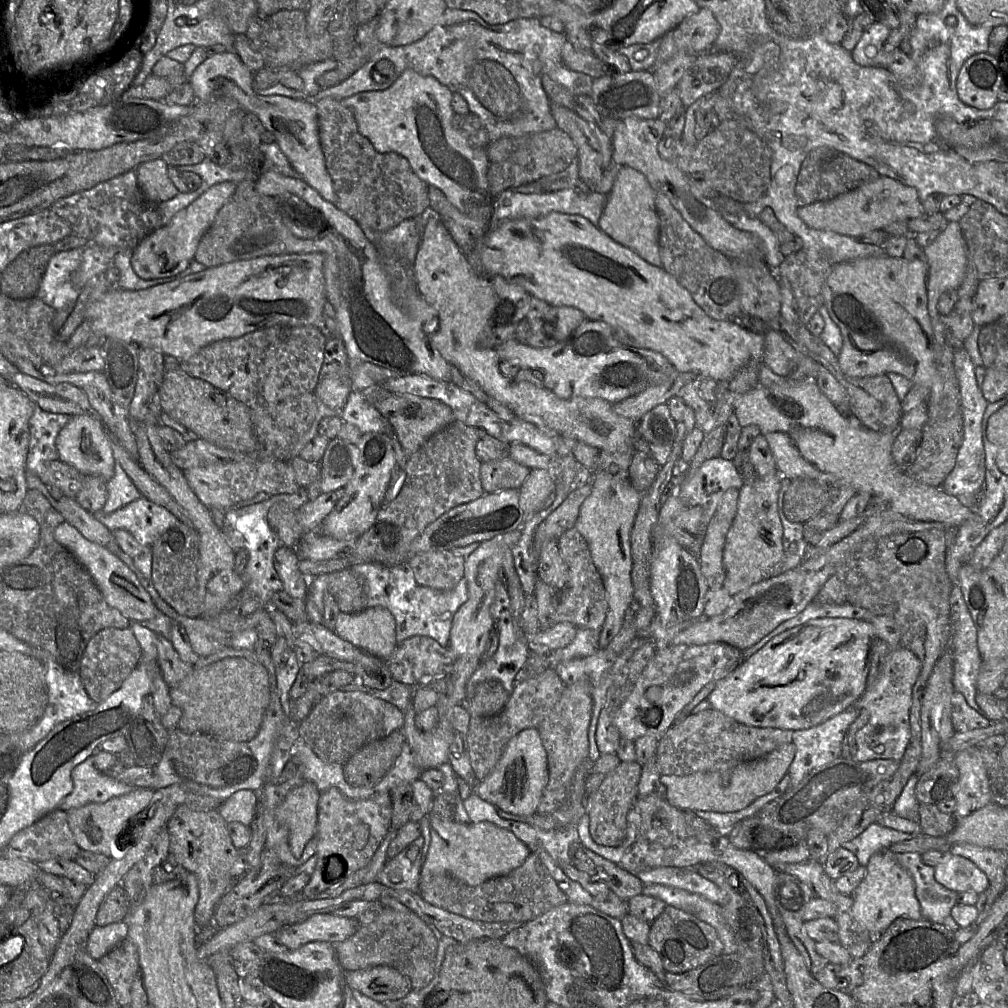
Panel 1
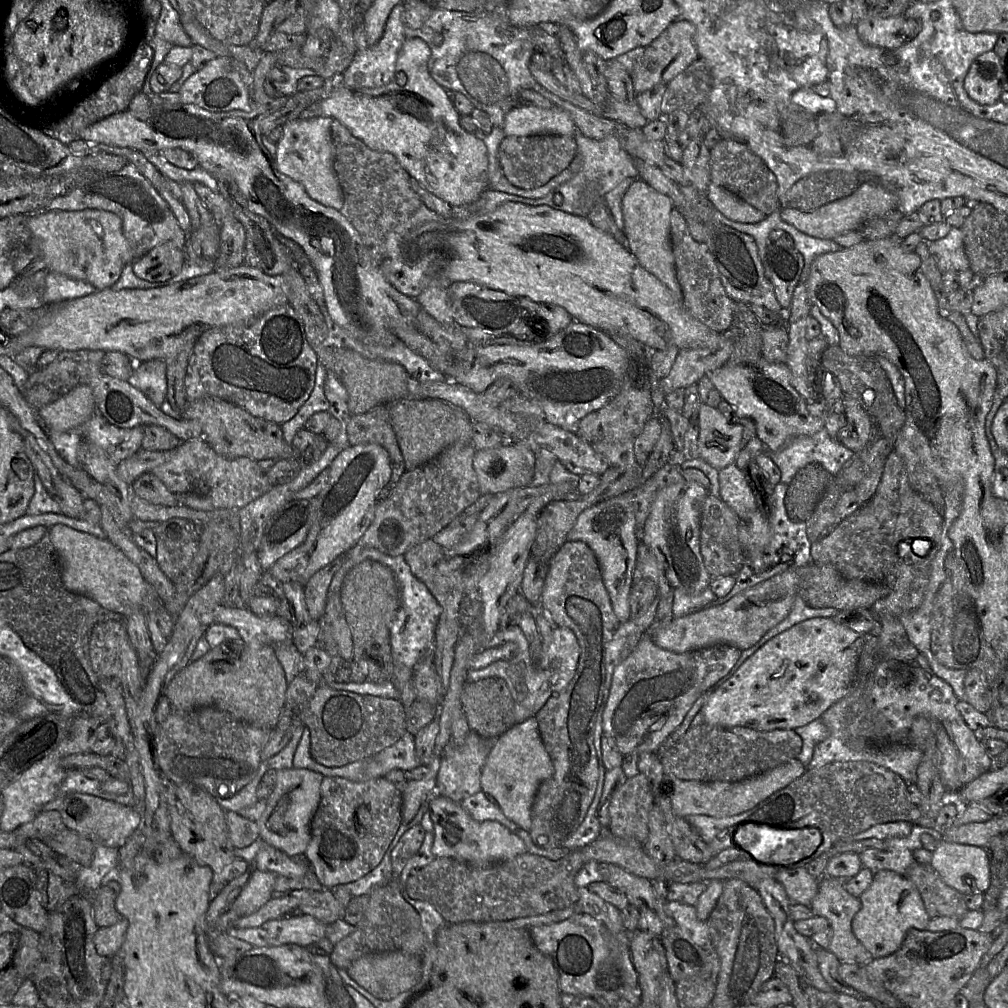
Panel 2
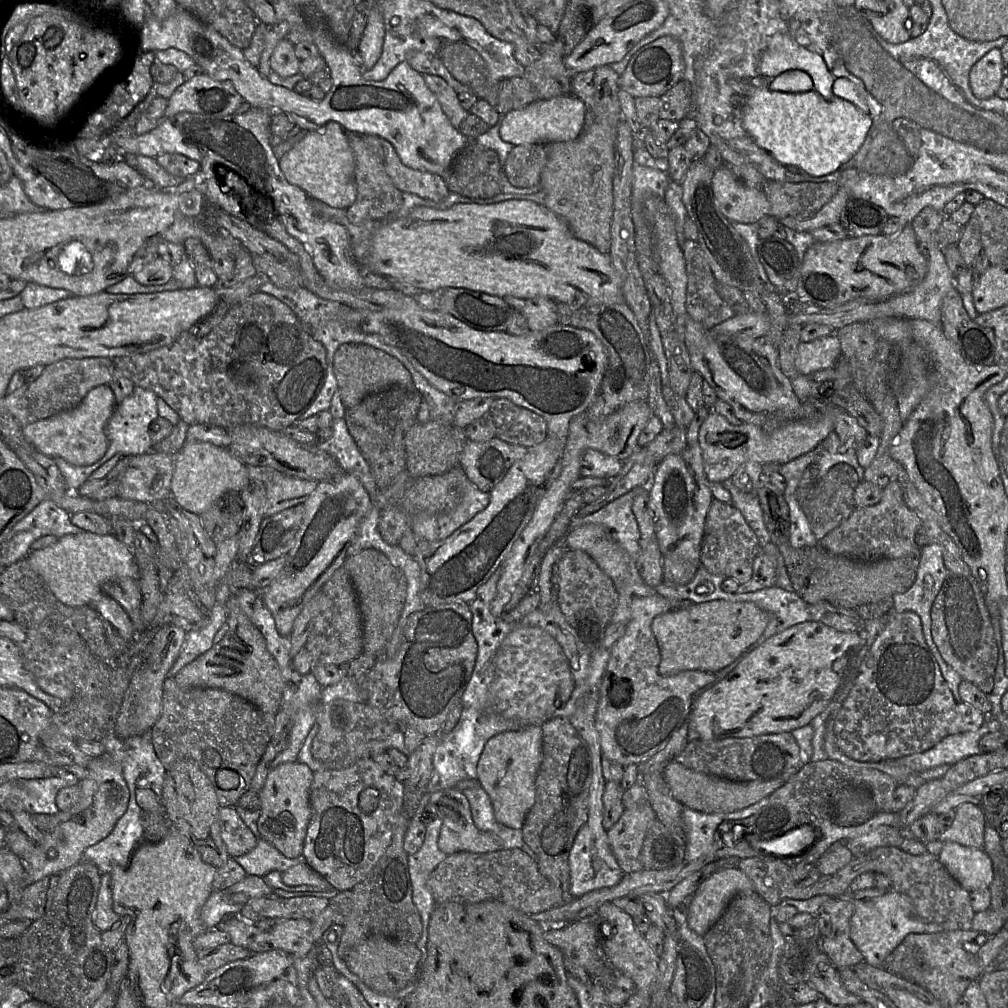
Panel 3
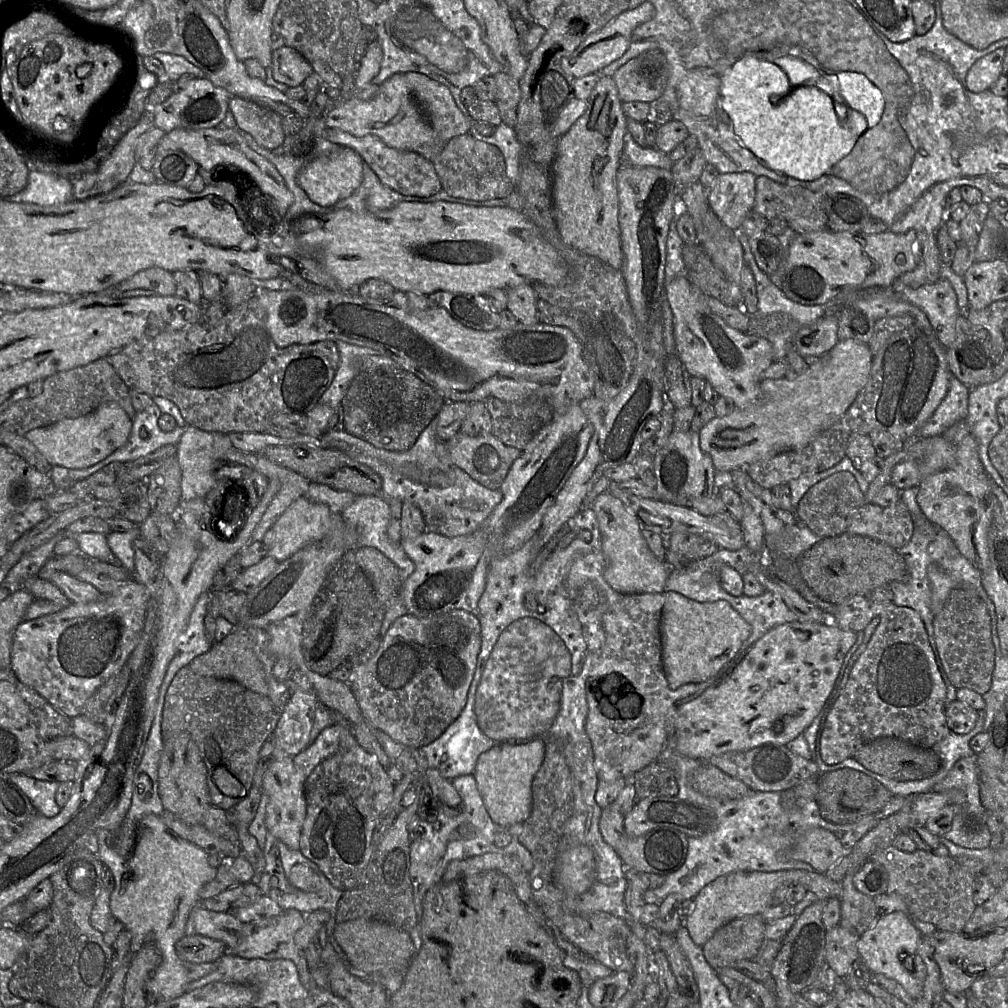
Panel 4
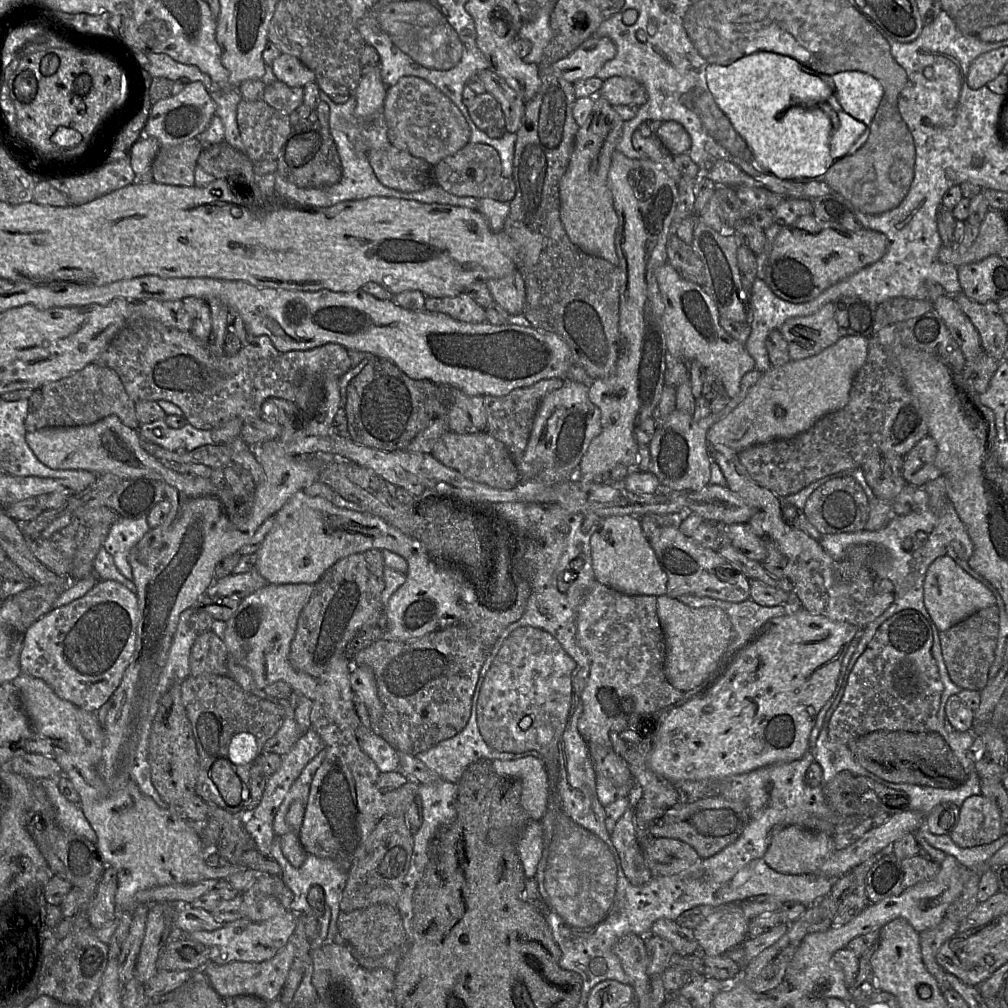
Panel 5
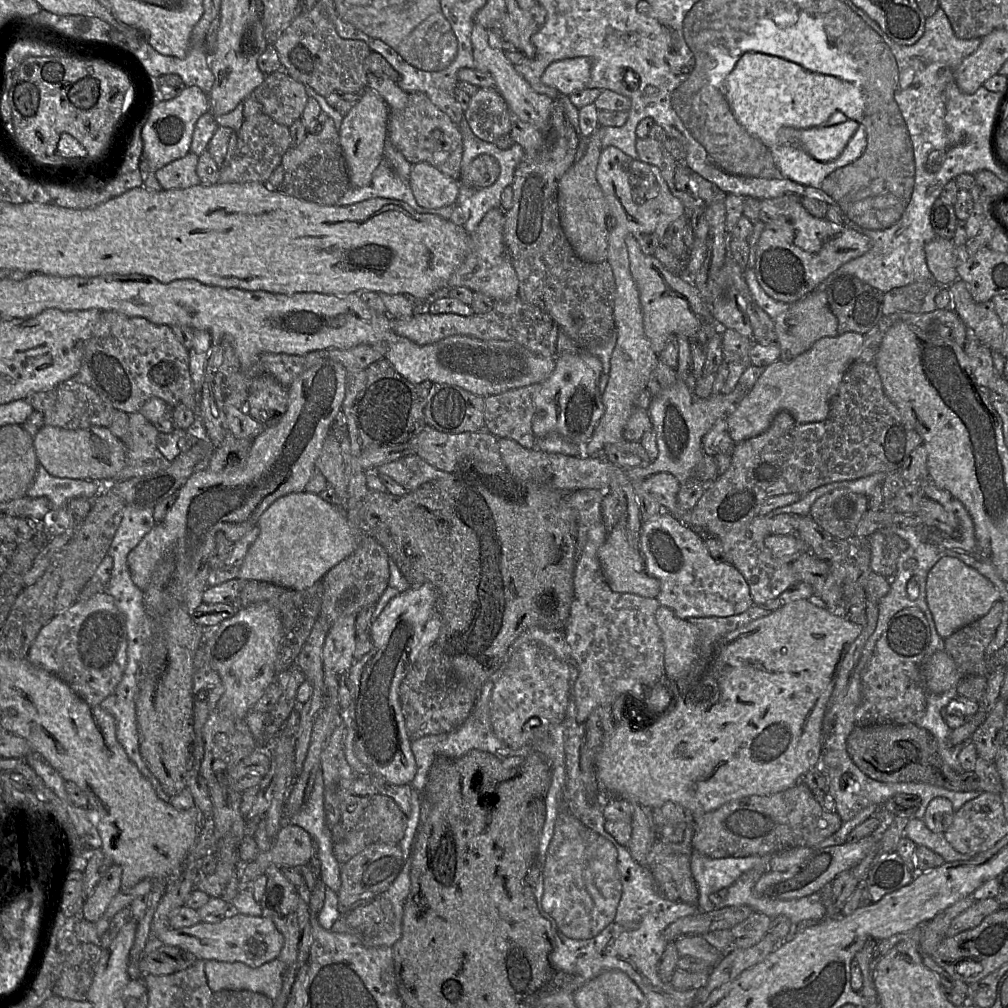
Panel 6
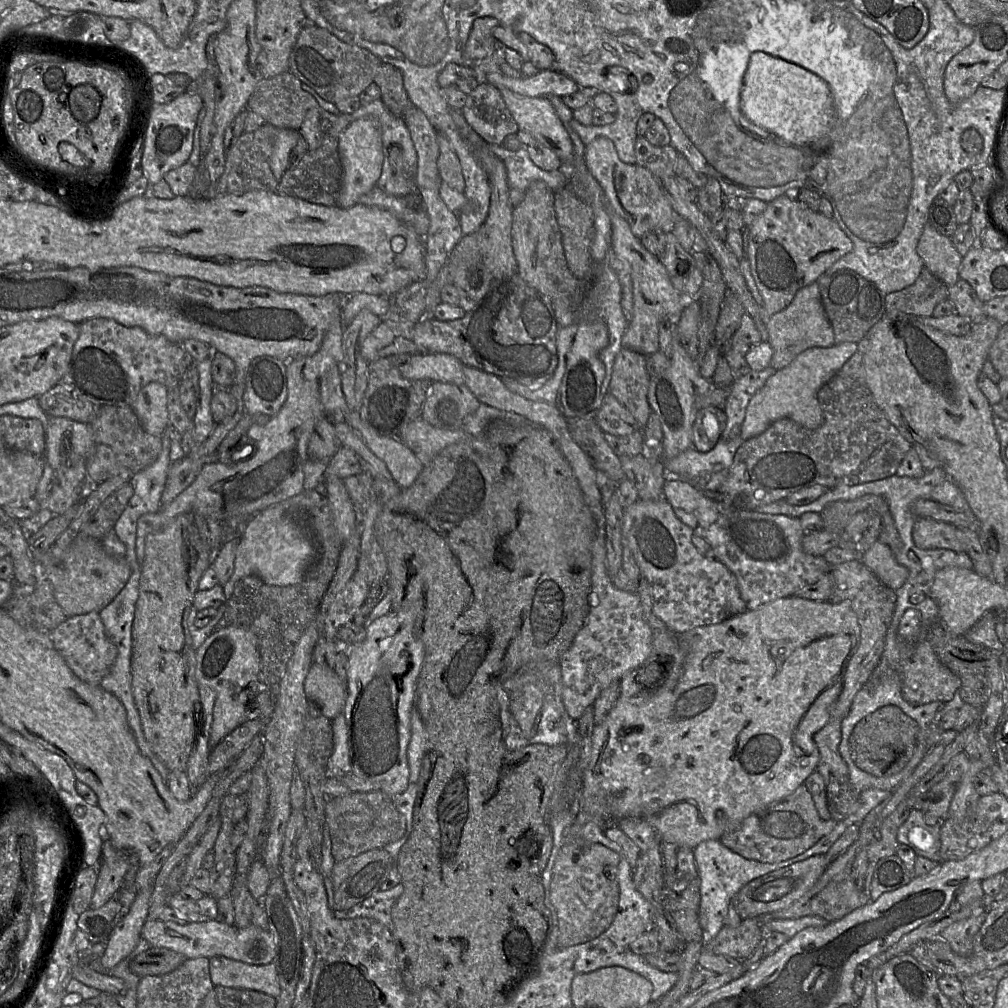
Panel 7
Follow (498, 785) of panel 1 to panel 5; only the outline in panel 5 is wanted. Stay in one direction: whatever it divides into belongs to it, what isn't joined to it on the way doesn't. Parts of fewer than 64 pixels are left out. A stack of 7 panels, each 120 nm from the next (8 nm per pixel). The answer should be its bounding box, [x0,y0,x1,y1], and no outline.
[491,756,548,820]

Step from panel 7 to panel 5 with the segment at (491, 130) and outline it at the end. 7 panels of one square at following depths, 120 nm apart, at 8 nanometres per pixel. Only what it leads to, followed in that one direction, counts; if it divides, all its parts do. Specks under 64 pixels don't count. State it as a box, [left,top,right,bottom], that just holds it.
[467,92,505,132]

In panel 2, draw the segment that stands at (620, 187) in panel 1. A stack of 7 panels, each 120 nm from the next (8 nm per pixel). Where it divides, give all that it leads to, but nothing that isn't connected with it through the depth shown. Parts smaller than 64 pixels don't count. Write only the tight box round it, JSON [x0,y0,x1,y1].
[622,177,683,302]

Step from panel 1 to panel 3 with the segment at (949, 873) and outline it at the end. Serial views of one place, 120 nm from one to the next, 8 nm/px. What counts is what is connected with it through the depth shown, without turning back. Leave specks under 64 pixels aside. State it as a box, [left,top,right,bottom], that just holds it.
[937,842,993,892]

